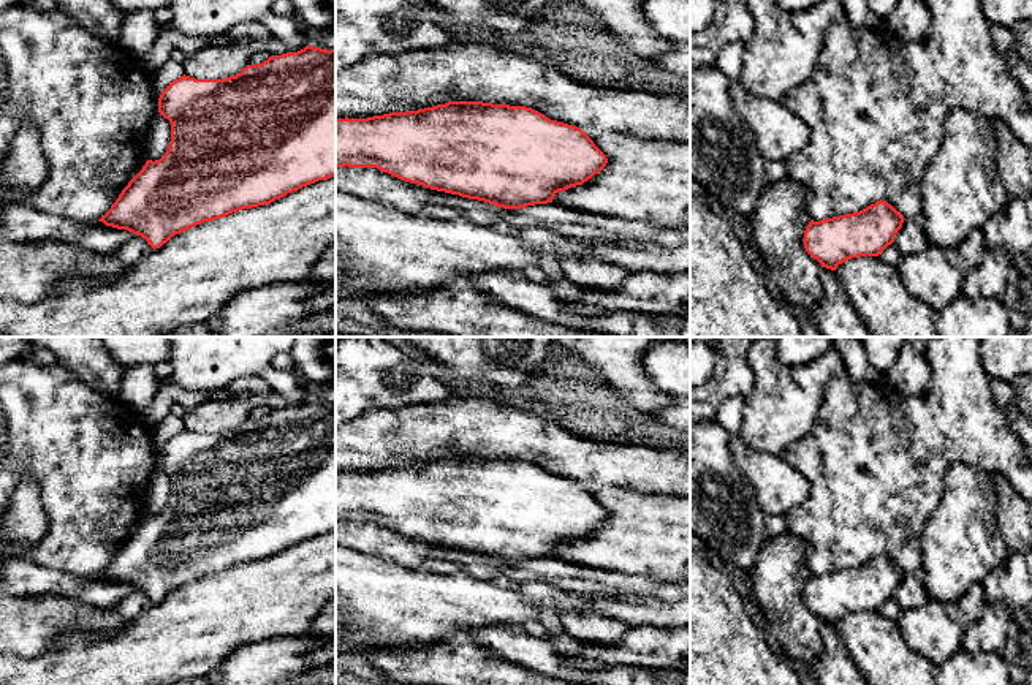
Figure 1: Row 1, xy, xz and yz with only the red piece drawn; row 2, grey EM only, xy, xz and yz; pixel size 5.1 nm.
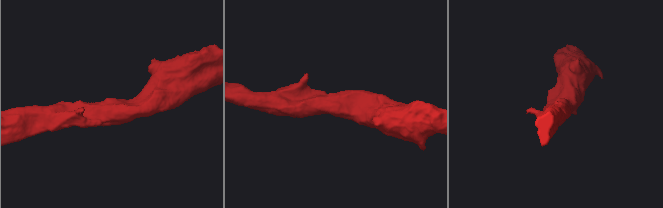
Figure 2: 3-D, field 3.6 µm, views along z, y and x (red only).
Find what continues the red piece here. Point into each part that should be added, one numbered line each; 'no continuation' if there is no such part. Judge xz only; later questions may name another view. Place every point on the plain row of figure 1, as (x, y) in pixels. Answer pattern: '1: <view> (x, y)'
no continuation

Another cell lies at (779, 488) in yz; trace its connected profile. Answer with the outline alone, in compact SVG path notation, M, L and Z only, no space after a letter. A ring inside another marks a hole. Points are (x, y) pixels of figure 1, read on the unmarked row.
M731 435L730 448L741 471L755 486L758 505L766 516L785 516L807 500L809 481L782 456L760 452L741 435Z

